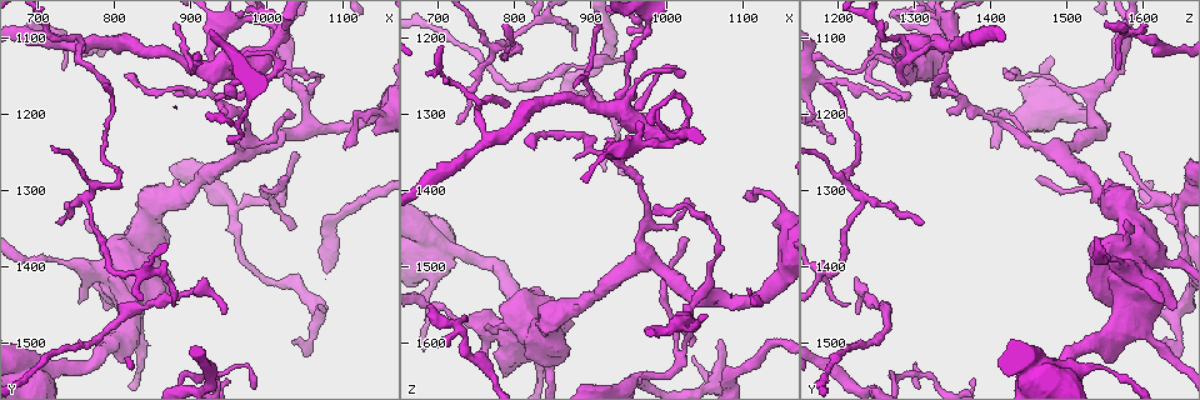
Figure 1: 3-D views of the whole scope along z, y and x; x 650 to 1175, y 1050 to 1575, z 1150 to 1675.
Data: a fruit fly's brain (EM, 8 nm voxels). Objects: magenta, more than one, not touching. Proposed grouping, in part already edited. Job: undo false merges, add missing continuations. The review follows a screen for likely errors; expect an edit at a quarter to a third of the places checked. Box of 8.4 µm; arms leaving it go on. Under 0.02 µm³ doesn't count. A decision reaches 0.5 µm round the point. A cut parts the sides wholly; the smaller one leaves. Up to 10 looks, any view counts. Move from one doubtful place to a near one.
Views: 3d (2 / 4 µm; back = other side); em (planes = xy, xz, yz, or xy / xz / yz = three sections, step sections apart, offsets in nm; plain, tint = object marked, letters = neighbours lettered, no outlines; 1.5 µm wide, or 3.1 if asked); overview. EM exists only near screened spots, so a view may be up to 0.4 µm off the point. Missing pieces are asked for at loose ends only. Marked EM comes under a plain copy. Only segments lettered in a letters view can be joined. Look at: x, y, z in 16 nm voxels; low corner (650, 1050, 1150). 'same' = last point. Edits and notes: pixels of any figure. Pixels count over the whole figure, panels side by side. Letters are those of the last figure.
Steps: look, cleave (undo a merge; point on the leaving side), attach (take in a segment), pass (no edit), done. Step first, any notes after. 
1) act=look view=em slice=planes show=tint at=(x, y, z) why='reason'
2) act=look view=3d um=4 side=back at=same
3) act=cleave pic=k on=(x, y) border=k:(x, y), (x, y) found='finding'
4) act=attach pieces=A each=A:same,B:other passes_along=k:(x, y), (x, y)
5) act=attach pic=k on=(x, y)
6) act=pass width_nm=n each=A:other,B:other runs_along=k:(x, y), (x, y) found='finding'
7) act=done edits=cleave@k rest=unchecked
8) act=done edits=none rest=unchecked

act=look view=em slice=planes show=letters at=(1035, 1500, 1615) why='an open end'

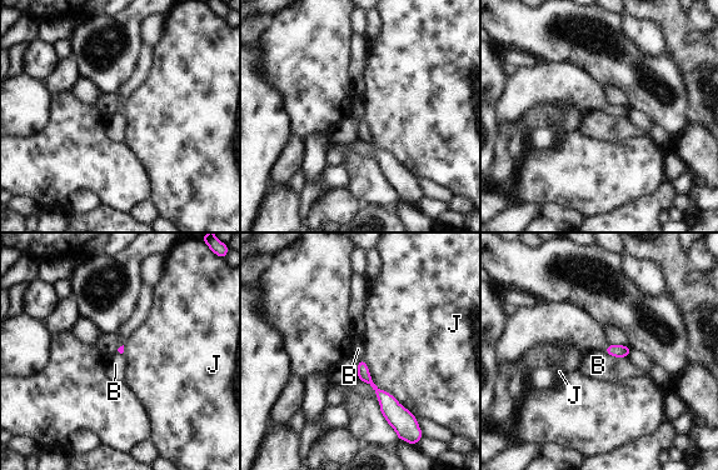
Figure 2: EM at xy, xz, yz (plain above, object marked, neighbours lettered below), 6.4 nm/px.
act=pass each=B:other,J:other runs_along=2:(362, 364), (363, 374), (403, 414) found='no lettered segment goes on from it'

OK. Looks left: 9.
act=look view=3d um=2 at=(1010, 1085, 1340) why='four-way junction'

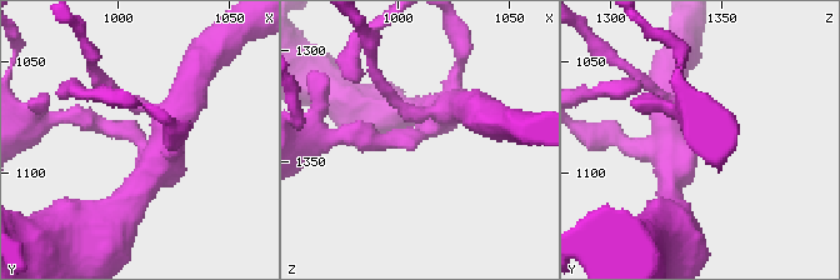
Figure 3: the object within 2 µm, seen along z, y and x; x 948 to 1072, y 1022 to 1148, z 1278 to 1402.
act=look view=em slice=yz step=4 show=letters at=(1008, 1084, 1337)

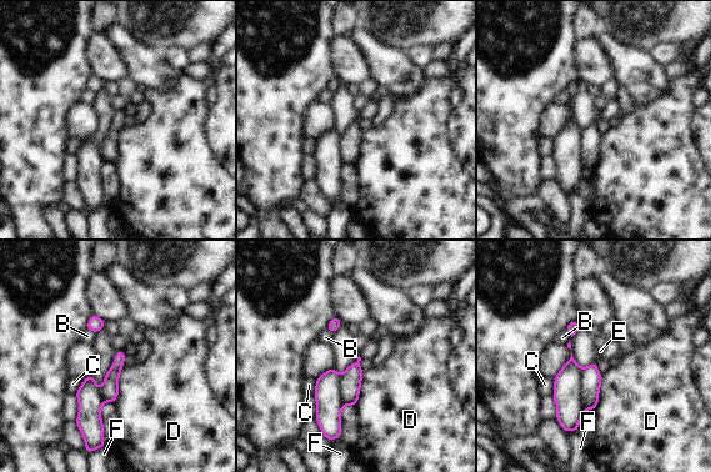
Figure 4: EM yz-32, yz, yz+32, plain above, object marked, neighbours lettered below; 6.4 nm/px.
act=cleave pic=4 on=(566, 395) each=B:other,C:other,D:other,E:other,F:other border=4:(581, 368), (581, 407), (584, 410) found='a second neuron is stuck on'

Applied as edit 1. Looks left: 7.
act=look view=em slice=xy step=4 show=tint at=(950, 1240, 1200) why='branch stops here'

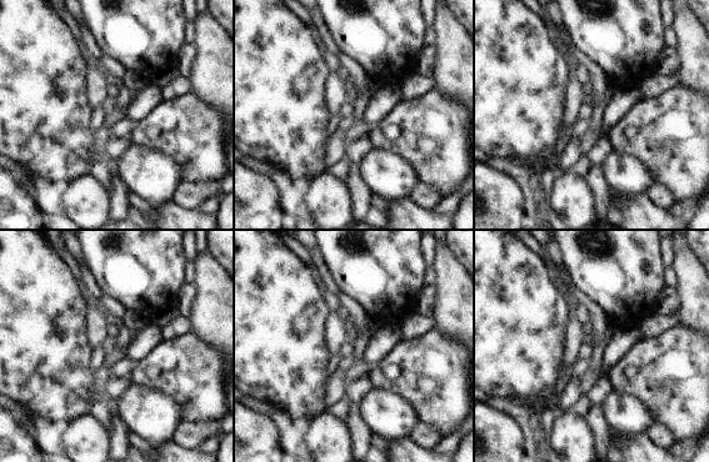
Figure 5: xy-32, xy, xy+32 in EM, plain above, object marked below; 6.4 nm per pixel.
act=look view=em slice=planes show=letters at=same why='another direction'

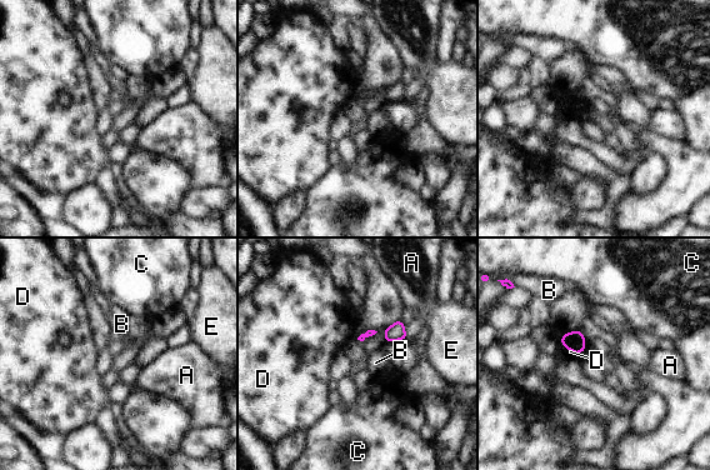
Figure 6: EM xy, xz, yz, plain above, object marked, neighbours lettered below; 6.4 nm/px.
act=pass width_nm=110 each=A:other,B:other,C:other,D:other,E:other border=6:(579, 330), (584, 336), (586, 346) found='none of them fits'

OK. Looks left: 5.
act=look view=em slice=yz step=4 show=tint at=(800, 1290, 1215) why='abrupt turn'

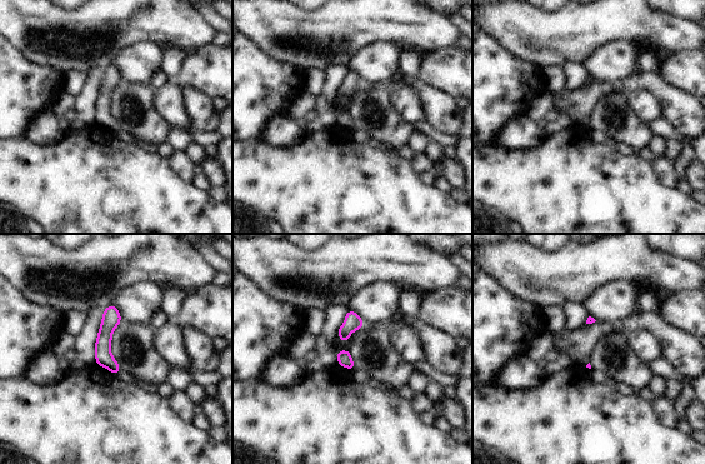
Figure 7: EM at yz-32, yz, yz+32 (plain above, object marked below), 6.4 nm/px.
act=look view=em slice=planes show=letters at=same

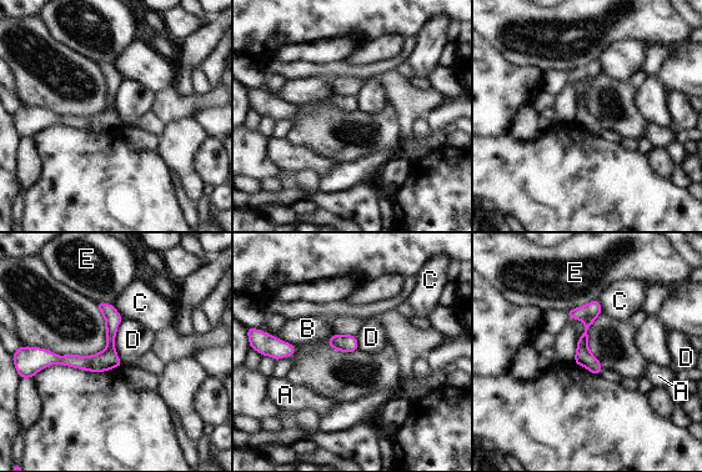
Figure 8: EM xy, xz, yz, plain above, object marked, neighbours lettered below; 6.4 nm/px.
act=pass each=A:other,B:other,C:other,D:other,E:other found='continuous, no second neuron'

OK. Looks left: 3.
act=done edits=cleave@4 rest=unchecked

